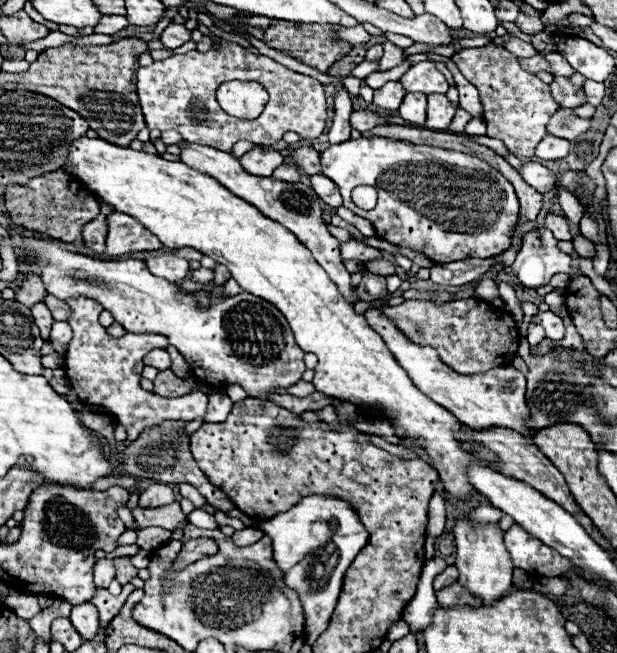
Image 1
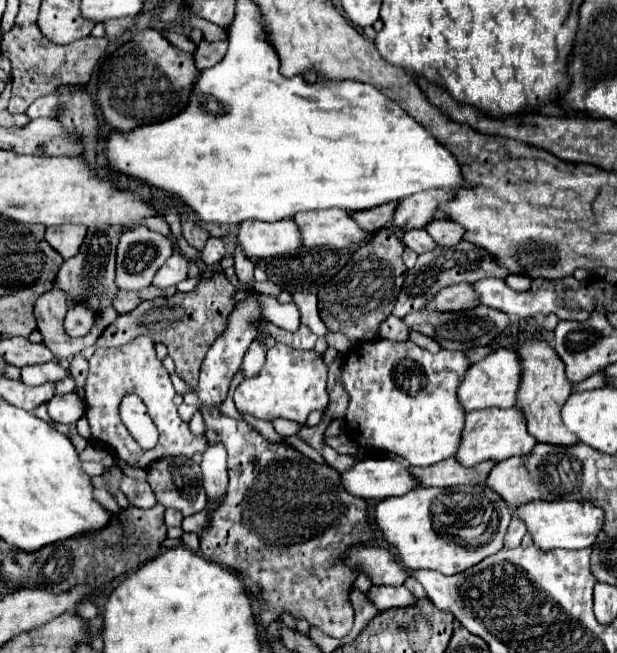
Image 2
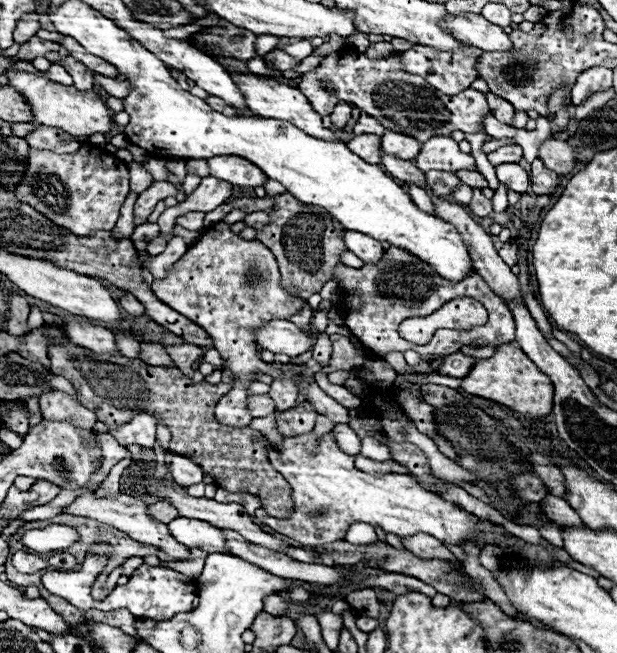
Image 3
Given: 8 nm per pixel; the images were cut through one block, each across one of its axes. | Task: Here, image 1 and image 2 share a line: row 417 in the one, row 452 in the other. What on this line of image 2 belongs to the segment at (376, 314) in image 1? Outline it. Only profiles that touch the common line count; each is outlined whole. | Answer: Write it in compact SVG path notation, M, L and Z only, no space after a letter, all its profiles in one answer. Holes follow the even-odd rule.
M486 408L486 410L474 410L470 414L466 414L466 424L460 436L460 446L458 452L454 454L454 458L458 460L458 464L466 464L466 468L472 468L480 462L486 460L506 460L512 456L526 456L532 452L536 440L528 434L526 430L526 422L520 414L520 410L516 408Z

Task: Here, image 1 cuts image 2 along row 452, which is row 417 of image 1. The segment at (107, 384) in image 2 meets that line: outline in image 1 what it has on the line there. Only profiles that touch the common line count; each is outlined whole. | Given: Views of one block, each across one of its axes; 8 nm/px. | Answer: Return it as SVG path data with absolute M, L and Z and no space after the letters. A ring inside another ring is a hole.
M83 296L77 298L70 298L66 300L70 304L70 318L68 318L68 324L72 326L72 340L68 344L68 352L66 352L66 358L64 358L64 370L66 370L66 376L70 380L70 386L76 390L78 398L86 404L98 404L98 406L104 406L112 416L116 416L116 422L124 424L126 430L128 430L128 440L134 440L138 438L138 434L144 430L144 428L150 428L154 424L160 424L162 420L182 420L182 422L192 422L196 418L204 418L206 414L206 404L208 404L208 396L202 394L202 392L192 392L188 396L182 396L180 398L164 398L156 396L153 392L146 392L140 388L140 374L142 374L142 360L146 356L146 352L150 352L152 348L162 348L166 350L168 346L168 340L164 336L158 336L158 334L124 334L122 338L112 338L104 326L100 326L98 322L98 316L103 310L102 304L96 302L96 300L86 298Z

